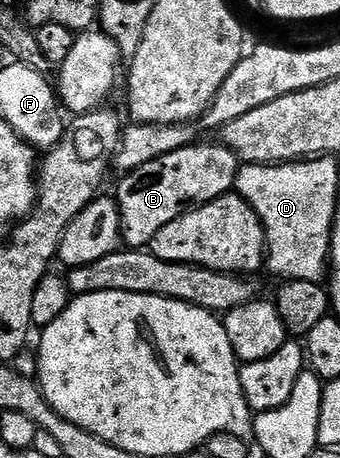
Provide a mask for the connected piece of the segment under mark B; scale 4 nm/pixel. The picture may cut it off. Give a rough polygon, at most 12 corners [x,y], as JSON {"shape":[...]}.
{"shape":[[196,141],[126,172],[122,242],[228,194],[239,159]]}

